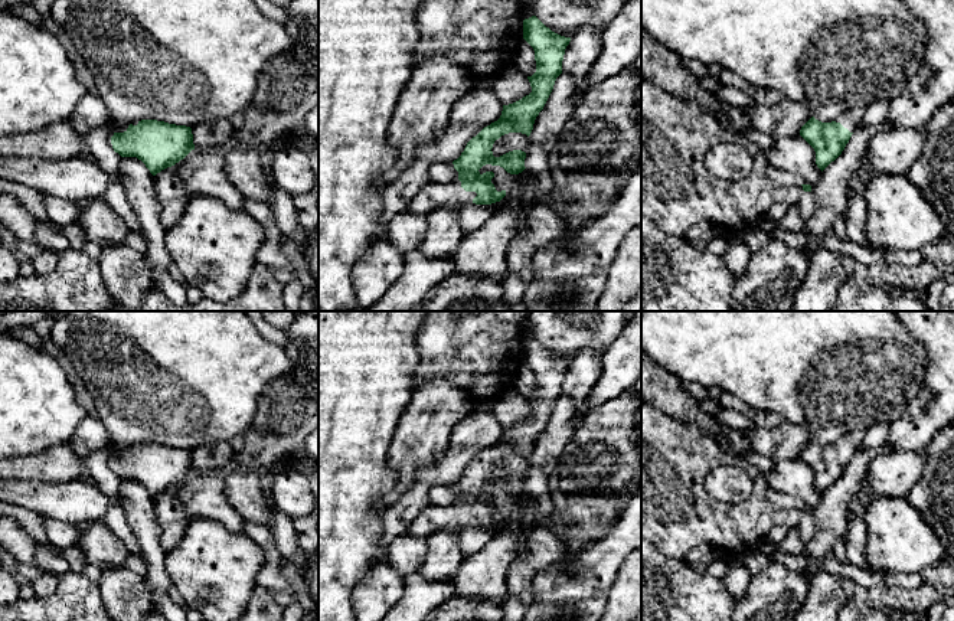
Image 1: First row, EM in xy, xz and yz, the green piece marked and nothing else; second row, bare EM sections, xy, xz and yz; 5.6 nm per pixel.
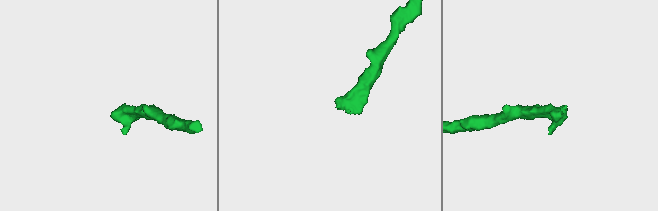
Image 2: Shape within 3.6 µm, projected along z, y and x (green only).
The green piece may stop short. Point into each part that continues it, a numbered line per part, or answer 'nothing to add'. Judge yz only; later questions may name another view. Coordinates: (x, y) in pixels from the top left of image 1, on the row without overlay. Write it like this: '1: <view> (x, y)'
1: yz (850, 441)

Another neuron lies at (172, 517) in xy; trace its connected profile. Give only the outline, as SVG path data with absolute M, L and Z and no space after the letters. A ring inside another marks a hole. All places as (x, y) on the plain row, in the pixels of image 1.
M173 488L157 496L154 501L160 546L167 553L182 540L190 516Z

